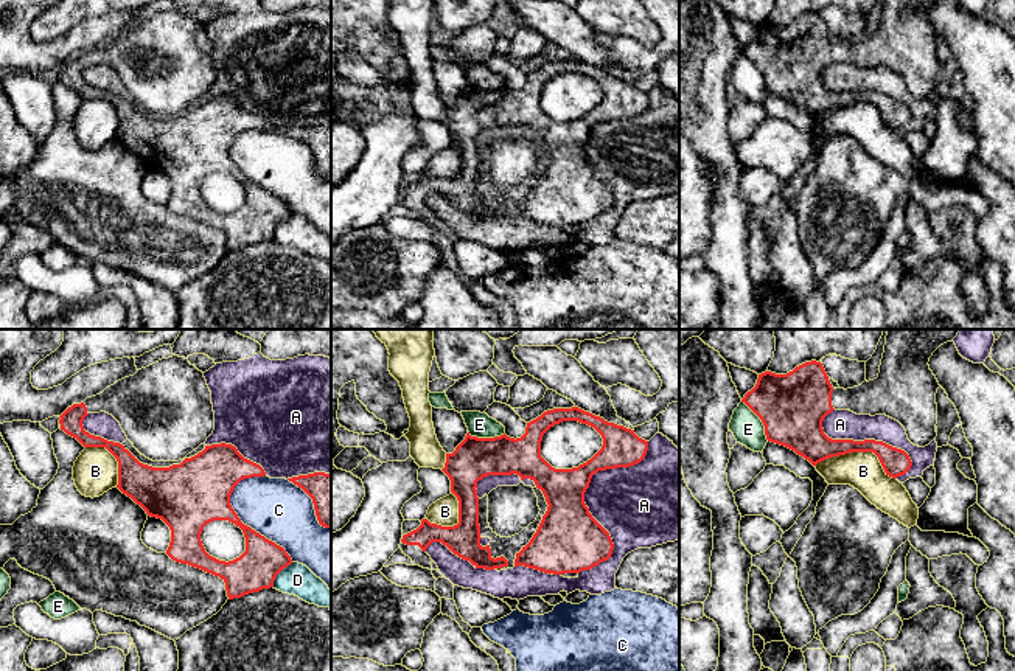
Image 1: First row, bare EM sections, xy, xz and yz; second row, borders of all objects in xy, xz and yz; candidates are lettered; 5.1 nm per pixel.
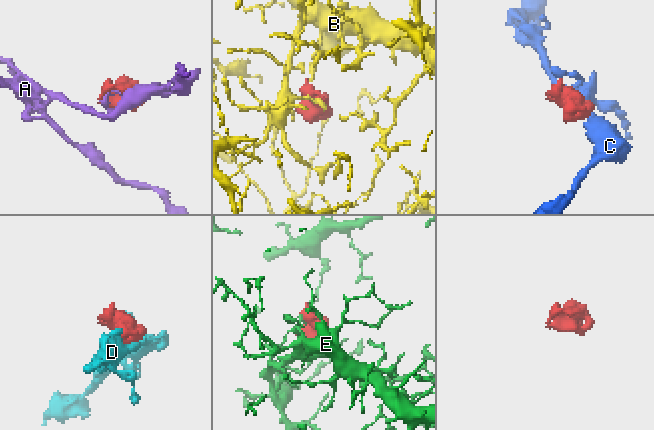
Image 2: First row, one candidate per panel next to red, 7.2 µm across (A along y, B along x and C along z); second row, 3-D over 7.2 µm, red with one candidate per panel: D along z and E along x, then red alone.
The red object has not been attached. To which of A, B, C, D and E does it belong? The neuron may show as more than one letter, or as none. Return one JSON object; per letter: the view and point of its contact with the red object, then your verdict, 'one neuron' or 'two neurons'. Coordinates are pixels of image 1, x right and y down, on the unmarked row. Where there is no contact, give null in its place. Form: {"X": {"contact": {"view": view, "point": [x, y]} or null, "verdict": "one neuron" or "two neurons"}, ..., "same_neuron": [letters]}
{"A": {"contact": {"view": "xz", "point": [583, 151]}, "verdict": "two neurons"}, "B": {"contact": {"view": "yz", "point": [858, 103]}, "verdict": "two neurons"}, "C": {"contact": {"view": "xy", "point": [246, 177]}, "verdict": "two neurons"}, "D": {"contact": {"view": "xy", "point": [279, 224]}, "verdict": "two neurons"}, "E": {"contact": {"view": "yz", "point": [762, 73]}, "verdict": "two neurons"}, "same_neuron": []}

